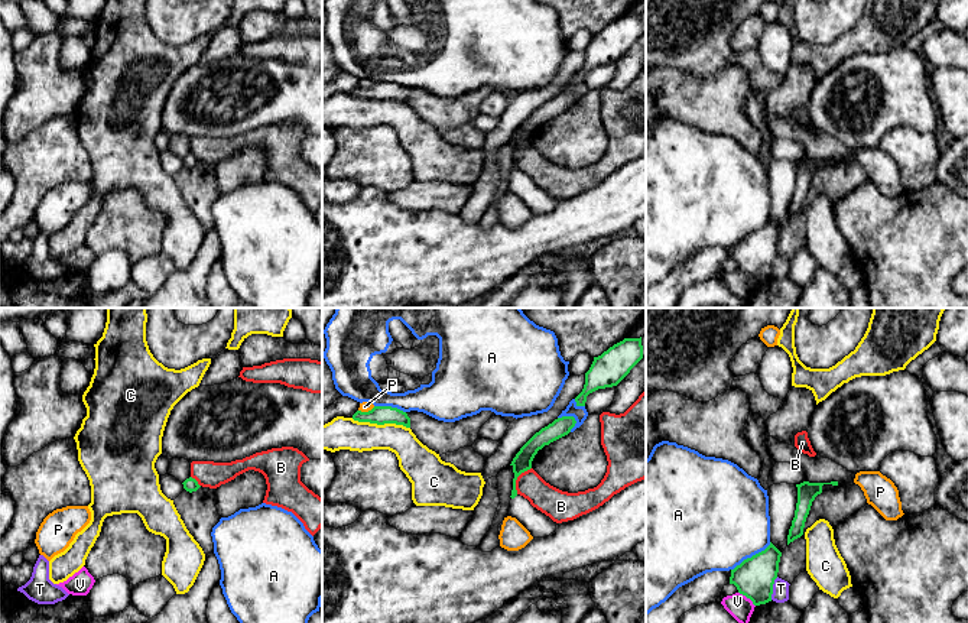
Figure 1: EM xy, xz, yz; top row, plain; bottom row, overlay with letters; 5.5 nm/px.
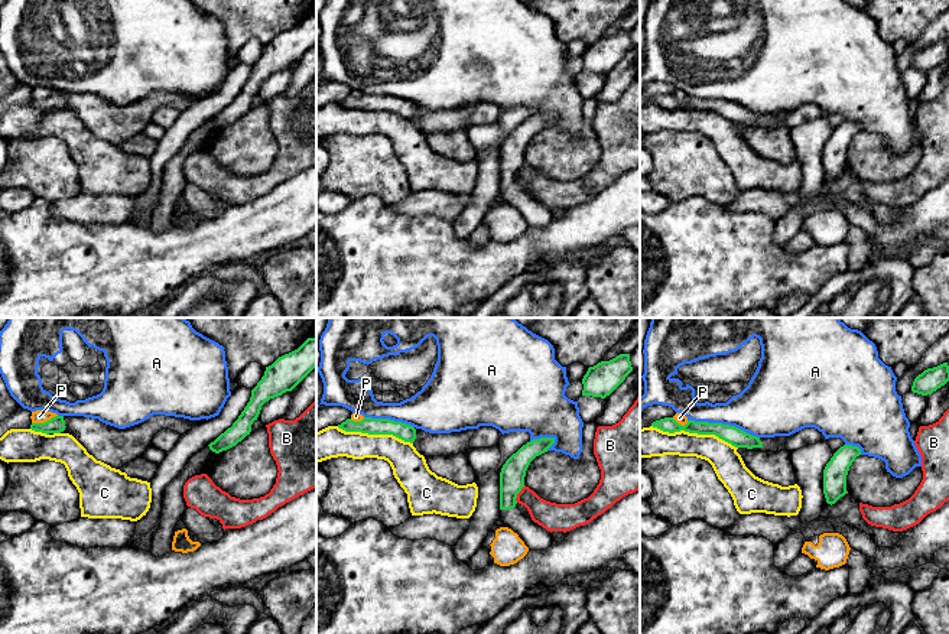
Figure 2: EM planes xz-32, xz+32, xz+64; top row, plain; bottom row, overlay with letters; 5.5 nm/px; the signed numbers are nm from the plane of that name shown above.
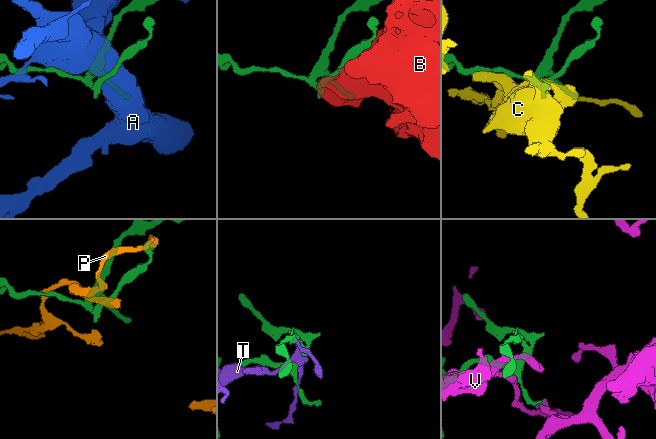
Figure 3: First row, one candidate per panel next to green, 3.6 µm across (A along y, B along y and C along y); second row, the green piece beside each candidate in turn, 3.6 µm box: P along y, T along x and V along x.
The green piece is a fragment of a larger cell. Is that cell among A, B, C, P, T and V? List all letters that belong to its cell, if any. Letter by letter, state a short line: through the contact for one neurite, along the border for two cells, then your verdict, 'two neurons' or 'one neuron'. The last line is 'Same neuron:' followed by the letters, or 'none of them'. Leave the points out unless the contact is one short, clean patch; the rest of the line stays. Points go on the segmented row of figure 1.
A: two neurons
B: two neurons
C: two neurons
P: line xz (374, 406), (367, 411), (359, 411); two neurons
T: two neurons
V: two neurons
Same neuron: none of them

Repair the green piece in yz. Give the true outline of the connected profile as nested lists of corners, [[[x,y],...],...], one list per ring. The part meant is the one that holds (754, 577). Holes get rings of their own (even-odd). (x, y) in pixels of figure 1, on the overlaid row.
[[[770,542],[764,551],[731,570],[730,584],[734,584],[754,606],[772,601],[780,557],[782,552]]]

